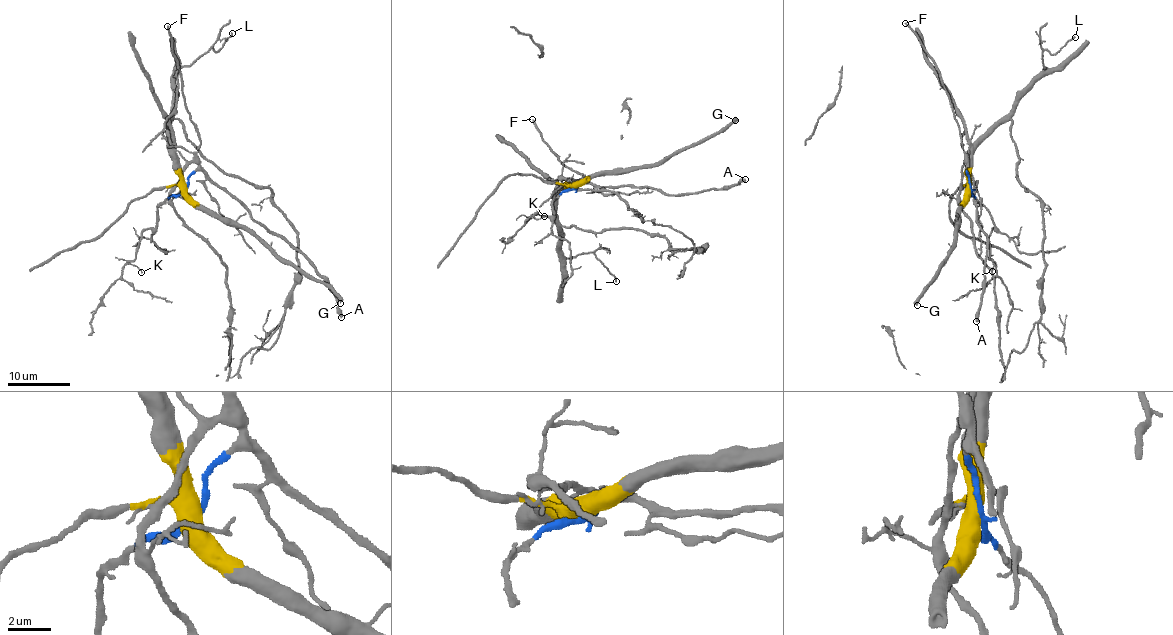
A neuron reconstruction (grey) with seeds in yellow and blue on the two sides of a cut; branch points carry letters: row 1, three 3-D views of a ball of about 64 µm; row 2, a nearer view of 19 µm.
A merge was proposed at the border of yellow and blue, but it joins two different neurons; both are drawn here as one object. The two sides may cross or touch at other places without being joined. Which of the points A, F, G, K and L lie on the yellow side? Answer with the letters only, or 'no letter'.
G, L

